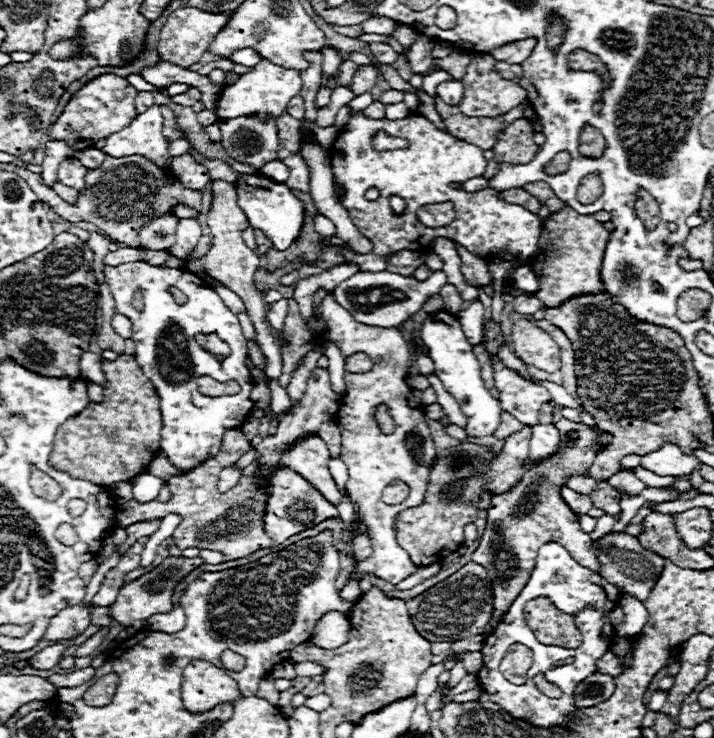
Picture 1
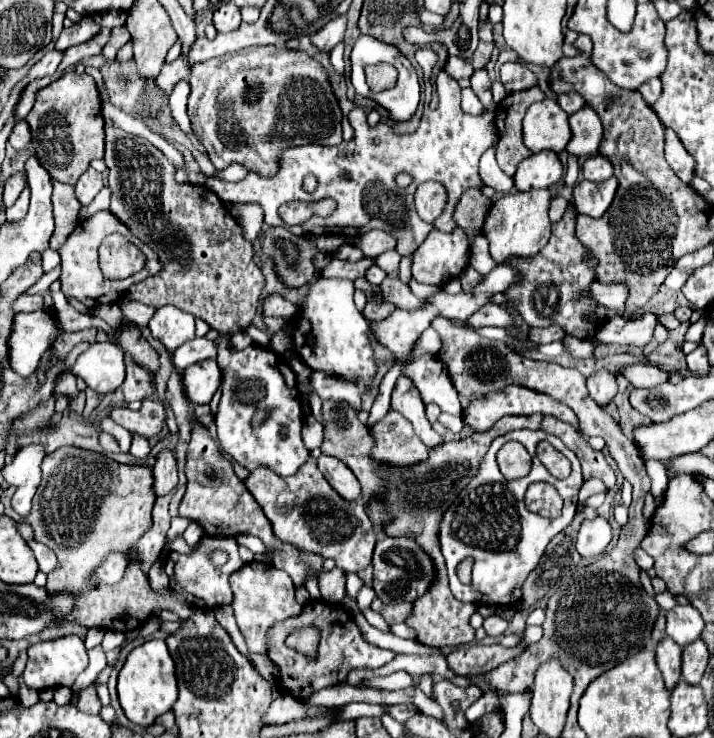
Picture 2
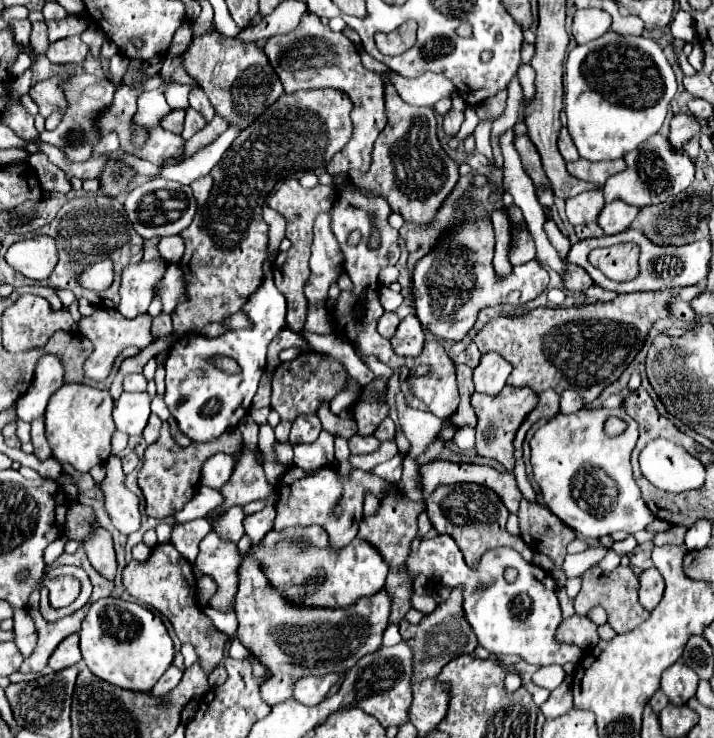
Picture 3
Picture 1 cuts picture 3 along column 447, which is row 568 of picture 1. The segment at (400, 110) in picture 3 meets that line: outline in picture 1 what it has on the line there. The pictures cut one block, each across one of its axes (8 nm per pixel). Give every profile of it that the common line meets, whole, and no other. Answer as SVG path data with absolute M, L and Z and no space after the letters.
M168 556L162 560L160 566L156 566L152 572L136 578L136 580L128 580L124 582L124 586L120 588L114 604L108 606L108 612L110 616L122 624L122 626L132 626L136 630L144 630L146 628L146 620L154 614L160 614L160 612L172 612L174 610L174 602L172 602L172 596L174 596L174 588L176 584L186 578L192 570L196 570L198 566L202 566L204 560L202 558L184 558L184 556Z

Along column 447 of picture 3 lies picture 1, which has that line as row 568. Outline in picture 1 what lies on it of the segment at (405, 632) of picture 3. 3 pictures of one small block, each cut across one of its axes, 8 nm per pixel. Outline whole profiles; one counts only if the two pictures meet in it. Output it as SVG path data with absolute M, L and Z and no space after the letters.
M624 532L606 534L596 554L600 558L600 574L606 576L606 580L610 580L610 584L614 584L620 592L630 594L634 598L648 598L648 592L654 588L654 582L658 580L664 568L662 556L644 550L636 536Z

